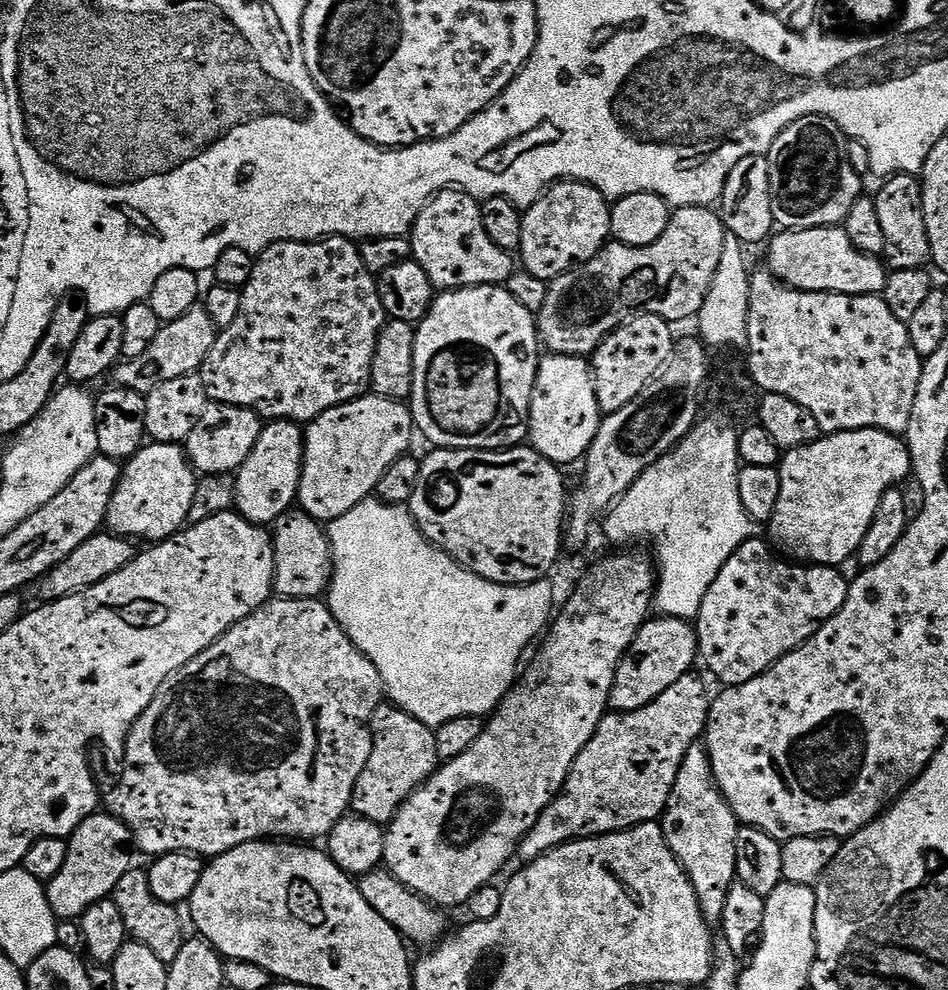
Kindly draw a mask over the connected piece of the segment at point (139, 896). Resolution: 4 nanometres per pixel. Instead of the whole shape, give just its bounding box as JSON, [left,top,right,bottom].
[110,866,186,965]

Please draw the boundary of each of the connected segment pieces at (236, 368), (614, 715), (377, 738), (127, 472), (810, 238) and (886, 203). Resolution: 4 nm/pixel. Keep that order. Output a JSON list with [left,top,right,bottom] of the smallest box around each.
[[198,236,386,426],[519,674,710,862],[351,702,442,826],[107,443,198,542],[767,226,888,296],[874,175,932,272]]

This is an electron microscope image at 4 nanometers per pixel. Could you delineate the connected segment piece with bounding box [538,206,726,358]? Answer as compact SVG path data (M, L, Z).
M690 206L689 208L677 208L669 215L666 230L662 230L662 238L658 238L658 242L654 242L650 246L642 246L635 248L634 246L626 246L619 242L609 242L604 245L604 249L593 258L586 261L585 264L579 264L578 267L572 269L571 272L562 274L554 281L551 281L546 294L546 302L542 305L542 310L538 313L538 335L540 343L549 353L558 356L582 356L591 357L596 351L596 347L600 345L605 338L612 333L613 330L625 323L633 314L643 314L646 316L657 316L669 322L677 322L676 320L688 320L699 317L700 307L706 298L706 294L710 290L710 282L714 282L714 273L718 271L718 261L722 258L722 246L724 245L724 237L726 229L720 220L719 211L713 210L711 207Z

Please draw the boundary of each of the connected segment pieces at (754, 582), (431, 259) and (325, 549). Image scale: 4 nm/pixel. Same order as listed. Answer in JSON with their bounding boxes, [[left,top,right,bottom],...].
[[694,538,849,685],[412,190,514,292],[271,510,332,600]]

